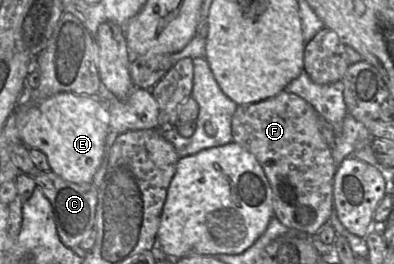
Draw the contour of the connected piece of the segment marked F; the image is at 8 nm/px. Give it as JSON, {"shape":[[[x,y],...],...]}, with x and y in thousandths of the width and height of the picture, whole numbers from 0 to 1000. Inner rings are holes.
{"shape":[[[726,341],[675,379],[609,398],[586,466],[591,538],[640,580],[690,720],[693,818],[723,860],[789,902],[832,845],[845,788],[853,621],[843,561],[812,492],[812,432],[751,356]]]}

